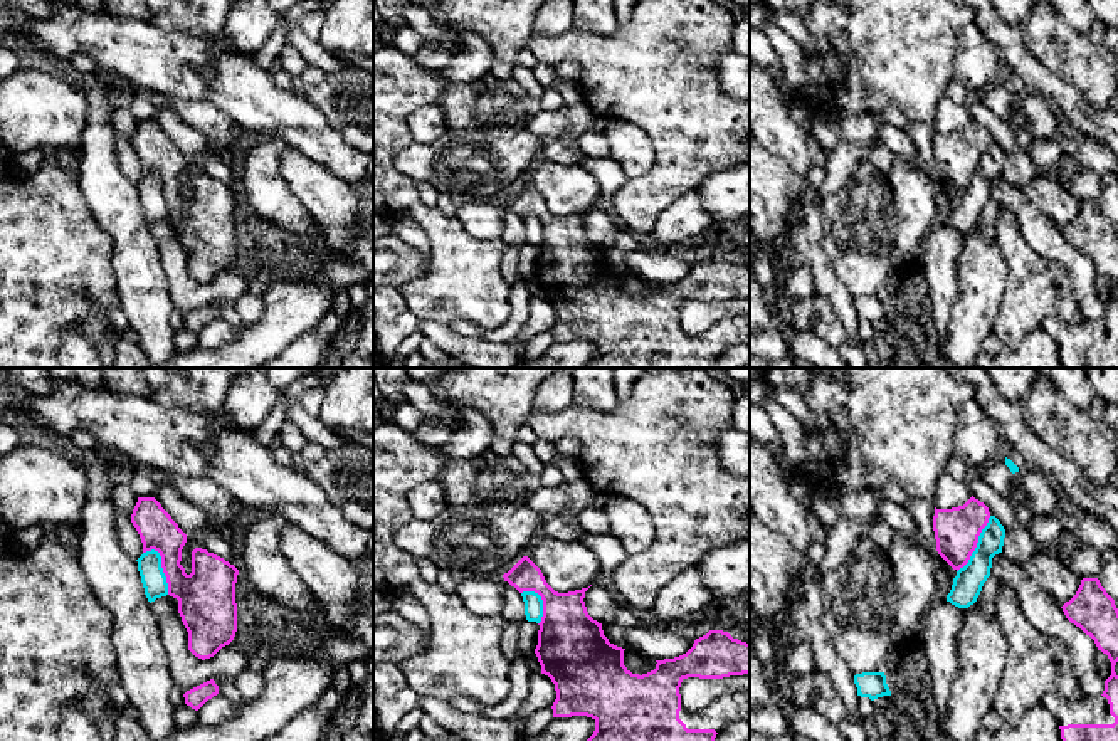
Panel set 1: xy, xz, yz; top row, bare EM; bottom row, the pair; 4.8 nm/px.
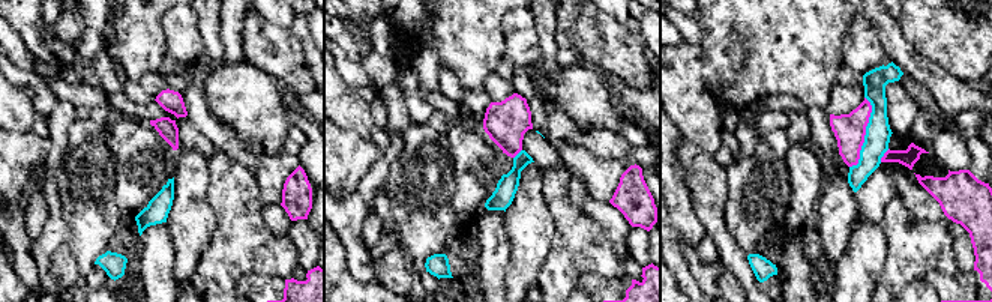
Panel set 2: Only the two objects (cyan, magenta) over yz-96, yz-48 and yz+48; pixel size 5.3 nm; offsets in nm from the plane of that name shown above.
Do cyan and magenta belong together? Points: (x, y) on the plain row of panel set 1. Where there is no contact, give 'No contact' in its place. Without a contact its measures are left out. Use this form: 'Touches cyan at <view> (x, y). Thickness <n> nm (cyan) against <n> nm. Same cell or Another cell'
Touches cyan at xy (160, 190). Thickness 120 nm (cyan) against 260 nm. Another cell

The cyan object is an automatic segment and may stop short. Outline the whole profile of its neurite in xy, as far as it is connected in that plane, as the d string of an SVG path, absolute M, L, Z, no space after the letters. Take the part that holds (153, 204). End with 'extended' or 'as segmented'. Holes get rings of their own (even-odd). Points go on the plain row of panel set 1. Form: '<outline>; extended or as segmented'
M155 173L146 175L136 185L148 225L151 227L156 222L166 220L168 207L161 192L160 176Z; as segmented

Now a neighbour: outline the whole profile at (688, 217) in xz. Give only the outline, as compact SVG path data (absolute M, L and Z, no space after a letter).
M696 190L679 197L657 218L651 232L661 244L684 244L715 225Z

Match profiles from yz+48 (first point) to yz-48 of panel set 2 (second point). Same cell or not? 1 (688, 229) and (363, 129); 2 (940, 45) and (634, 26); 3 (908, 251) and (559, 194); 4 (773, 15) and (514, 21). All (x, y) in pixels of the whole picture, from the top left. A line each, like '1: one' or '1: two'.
1: two
2: two
3: one
4: two

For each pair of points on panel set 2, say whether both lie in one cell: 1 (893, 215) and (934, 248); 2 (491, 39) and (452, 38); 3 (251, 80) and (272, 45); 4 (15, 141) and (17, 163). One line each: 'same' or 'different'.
1: same
2: same
3: different
4: same

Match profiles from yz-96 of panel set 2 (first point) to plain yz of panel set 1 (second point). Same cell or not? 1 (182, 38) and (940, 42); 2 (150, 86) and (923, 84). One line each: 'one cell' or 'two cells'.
1: two cells
2: two cells

